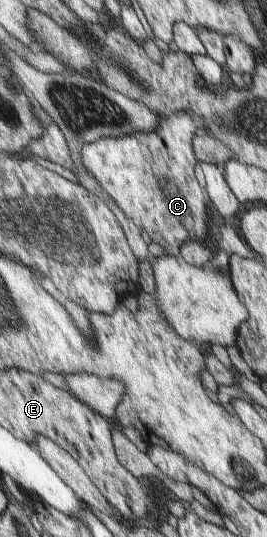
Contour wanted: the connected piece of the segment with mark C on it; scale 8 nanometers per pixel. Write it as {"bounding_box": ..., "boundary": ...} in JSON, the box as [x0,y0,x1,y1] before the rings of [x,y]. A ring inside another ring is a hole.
{"bounding_box":[81,112,211,258],"boundary":[[[178,112],[177,114],[172,114],[171,116],[160,116],[159,114],[156,114],[159,117],[159,127],[152,132],[151,134],[132,134],[129,136],[118,136],[116,138],[98,138],[94,140],[92,143],[87,143],[84,144],[81,147],[81,165],[85,169],[86,172],[88,172],[97,182],[98,185],[106,192],[106,195],[122,210],[122,213],[124,215],[130,217],[130,219],[139,227],[139,229],[144,229],[146,233],[148,234],[148,237],[156,243],[156,245],[160,245],[162,249],[164,249],[165,255],[172,256],[175,258],[180,257],[179,255],[179,247],[183,246],[184,242],[188,242],[189,240],[192,239],[197,239],[198,242],[200,242],[205,236],[209,235],[208,231],[208,222],[209,222],[209,217],[208,217],[208,212],[209,212],[209,206],[211,203],[209,202],[208,199],[208,192],[207,192],[207,187],[204,187],[204,183],[200,183],[200,179],[196,179],[196,157],[194,157],[194,149],[192,149],[192,137],[196,137],[196,134],[199,133],[200,131],[204,131],[205,124],[203,123],[203,120],[201,118],[198,118],[194,114],[190,114],[189,112]]]}

